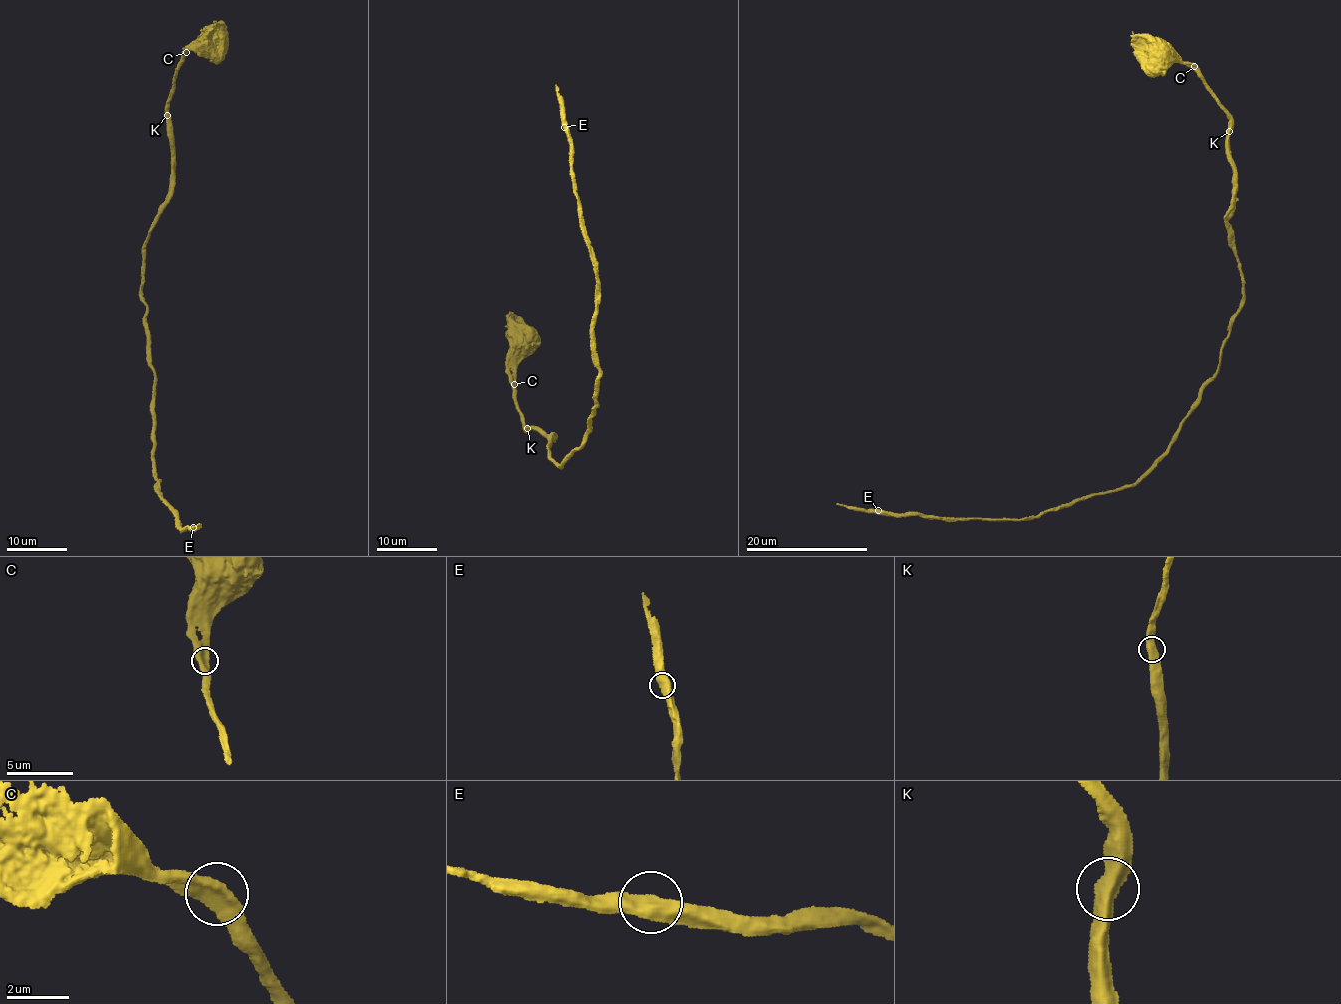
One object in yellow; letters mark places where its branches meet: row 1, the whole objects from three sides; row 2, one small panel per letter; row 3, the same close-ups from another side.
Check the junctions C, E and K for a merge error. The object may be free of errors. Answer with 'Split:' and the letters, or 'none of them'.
Split: K

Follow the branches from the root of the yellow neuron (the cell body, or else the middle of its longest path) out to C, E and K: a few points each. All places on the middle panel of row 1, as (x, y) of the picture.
C: (527, 340), (531, 349), (518, 365), (514, 384)
E: (527, 340), (514, 396), (563, 467), (591, 432), (599, 381), (564, 127)
K: (527, 340), (531, 349), (518, 365), (512, 381), (527, 428)

